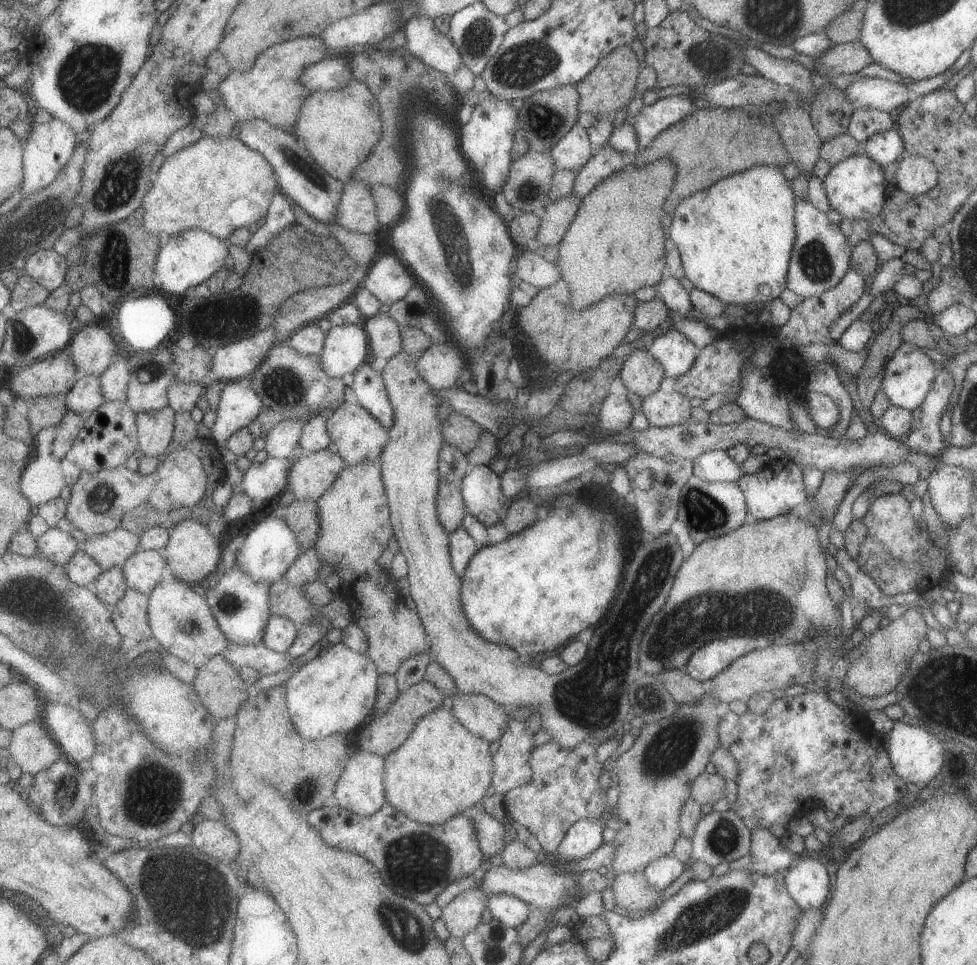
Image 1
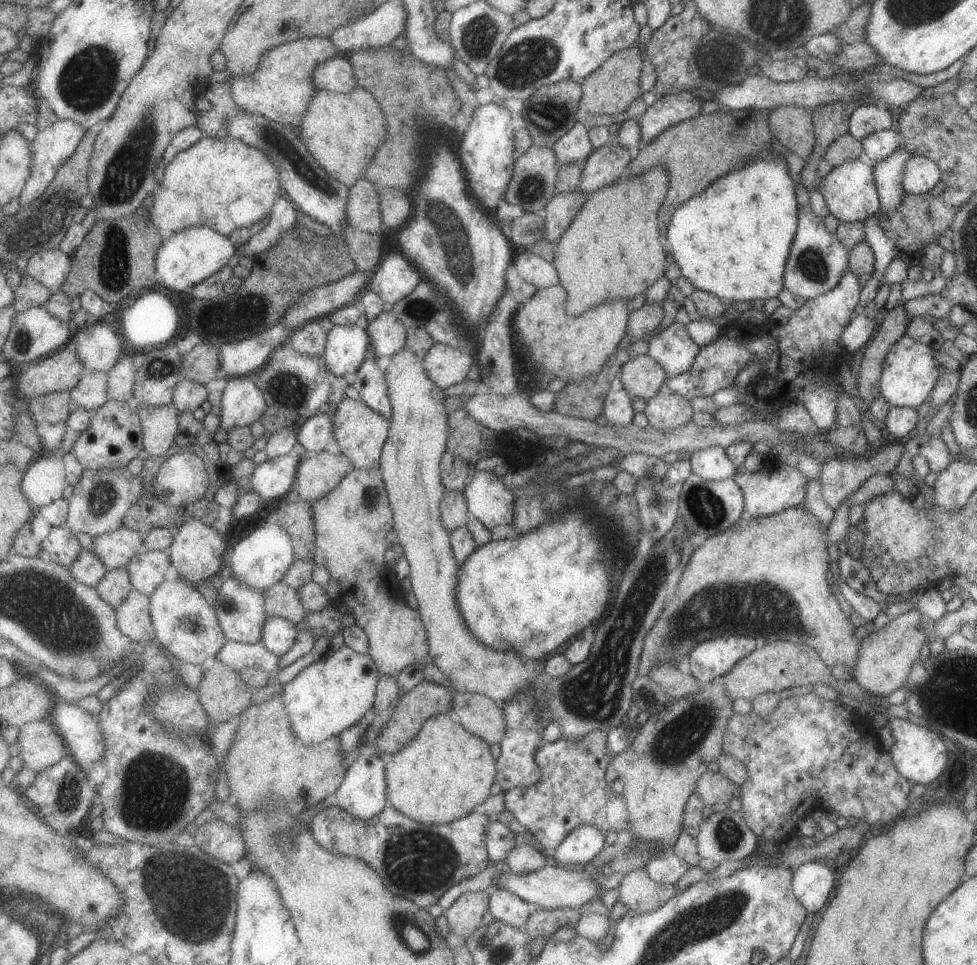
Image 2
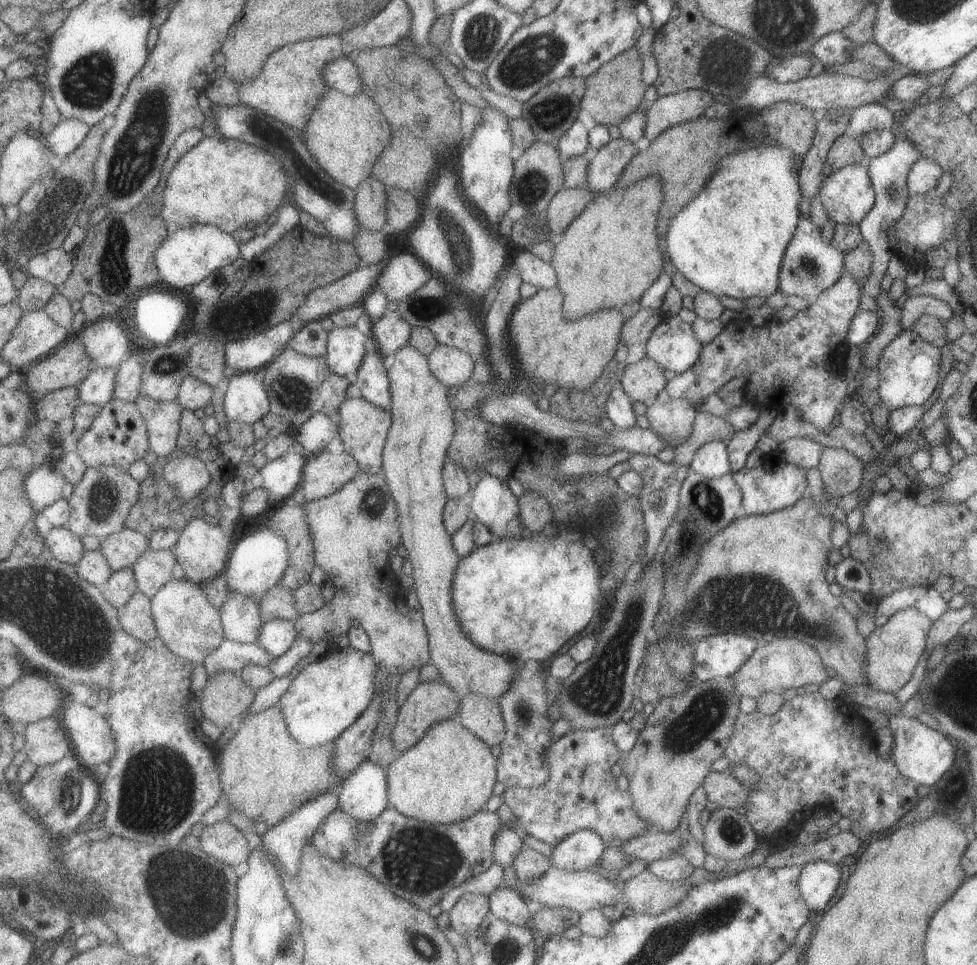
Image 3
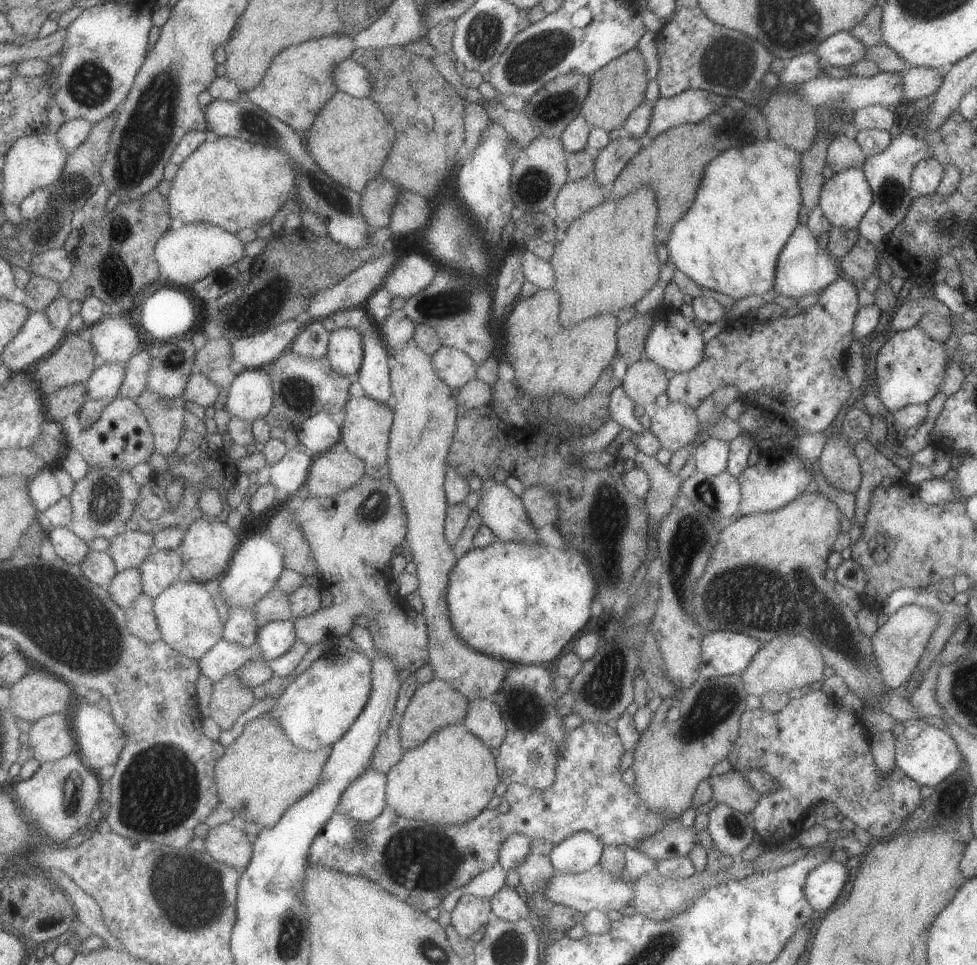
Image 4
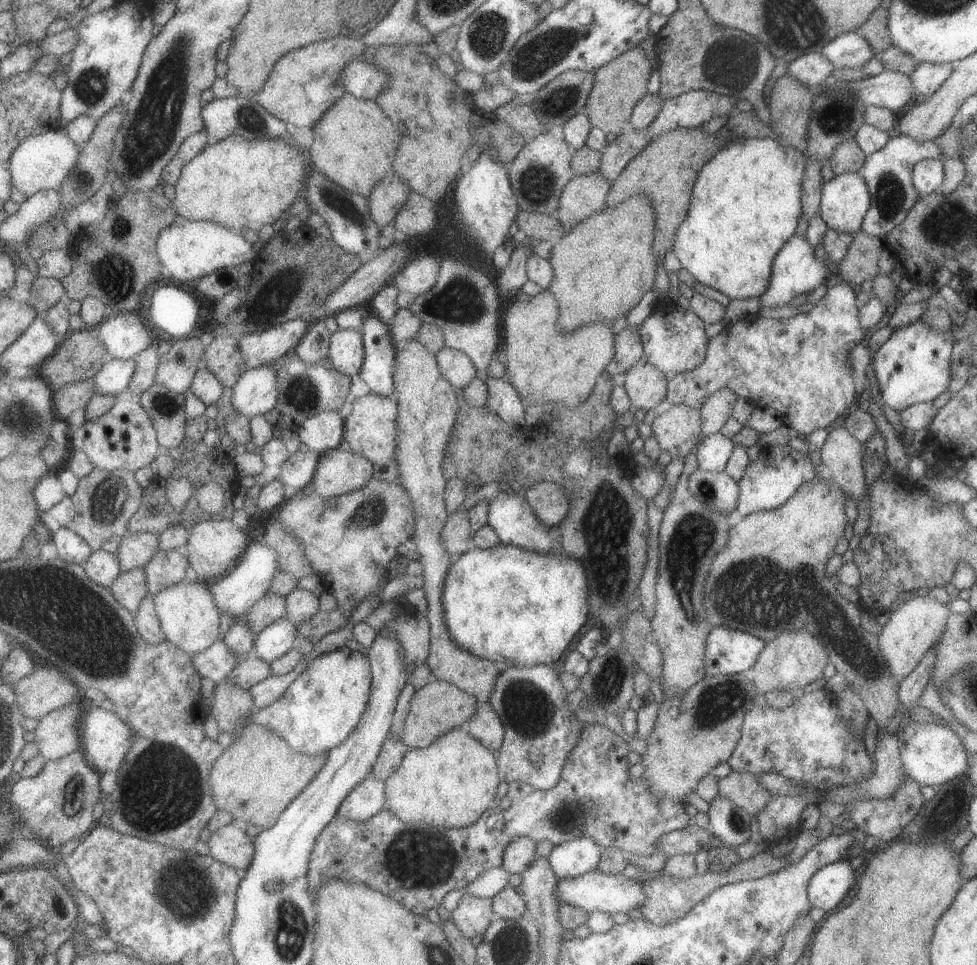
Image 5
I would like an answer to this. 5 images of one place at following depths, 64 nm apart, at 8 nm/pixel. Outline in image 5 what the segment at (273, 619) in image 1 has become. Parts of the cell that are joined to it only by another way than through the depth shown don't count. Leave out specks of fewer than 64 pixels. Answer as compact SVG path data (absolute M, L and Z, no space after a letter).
M289 618L270 624L255 638L254 655L273 664L296 646L298 626Z

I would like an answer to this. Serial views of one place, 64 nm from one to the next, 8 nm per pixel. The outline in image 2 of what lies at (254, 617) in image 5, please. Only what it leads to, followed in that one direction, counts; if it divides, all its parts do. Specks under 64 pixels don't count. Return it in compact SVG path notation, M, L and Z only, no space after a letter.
M281 580L264 592L266 612L269 617L283 617L299 624L307 615L298 590Z

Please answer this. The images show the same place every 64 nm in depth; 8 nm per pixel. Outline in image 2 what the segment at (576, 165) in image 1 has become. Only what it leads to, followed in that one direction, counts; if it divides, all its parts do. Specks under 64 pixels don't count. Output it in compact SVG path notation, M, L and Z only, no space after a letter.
M583 124L575 126L557 142L554 150L561 164L583 163L591 152L591 144L587 138L587 130Z

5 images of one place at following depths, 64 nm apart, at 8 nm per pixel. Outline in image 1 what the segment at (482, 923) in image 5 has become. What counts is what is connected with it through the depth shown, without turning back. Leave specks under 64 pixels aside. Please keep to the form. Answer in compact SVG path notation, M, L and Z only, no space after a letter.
M481 889L462 892L442 911L449 934L465 938L483 922L485 908L489 908L490 897Z

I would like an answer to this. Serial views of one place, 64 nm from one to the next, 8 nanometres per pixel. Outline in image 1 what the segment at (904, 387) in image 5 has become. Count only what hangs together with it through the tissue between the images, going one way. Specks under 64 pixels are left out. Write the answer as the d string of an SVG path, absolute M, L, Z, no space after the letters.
M902 341L892 352L884 366L883 378L881 379L881 390L889 399L891 405L912 411L920 406L931 383L938 372L939 366L935 361L929 359L922 347Z

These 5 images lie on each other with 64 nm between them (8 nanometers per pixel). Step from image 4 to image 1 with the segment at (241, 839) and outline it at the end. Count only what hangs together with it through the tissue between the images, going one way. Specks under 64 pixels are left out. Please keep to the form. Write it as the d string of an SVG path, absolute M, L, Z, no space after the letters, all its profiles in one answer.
M201 821L195 825L191 838L199 850L227 864L233 864L239 858L241 842L225 822Z

